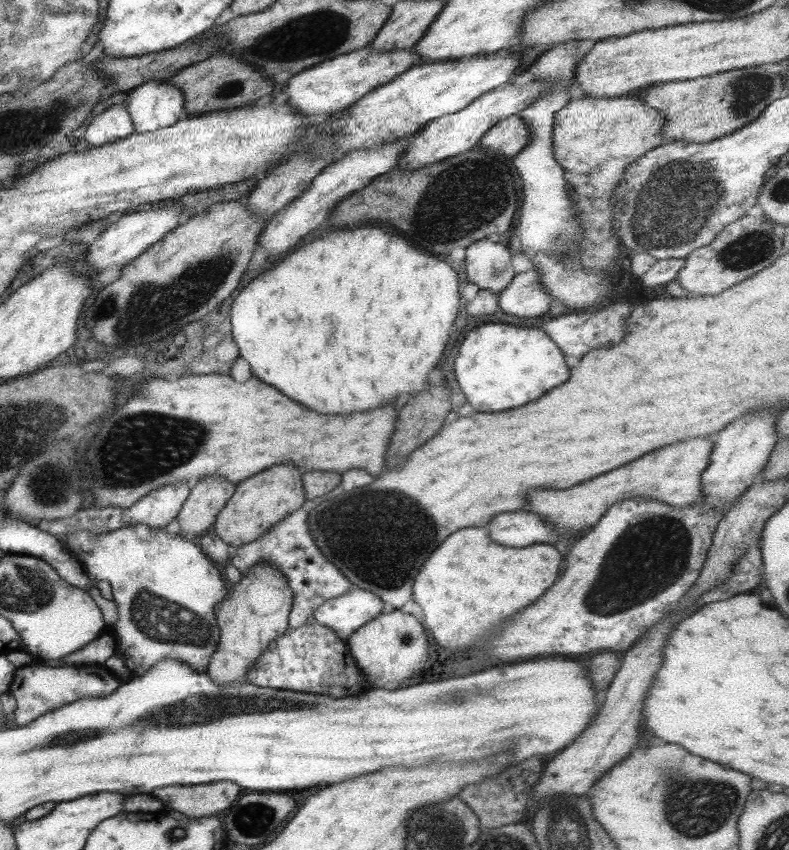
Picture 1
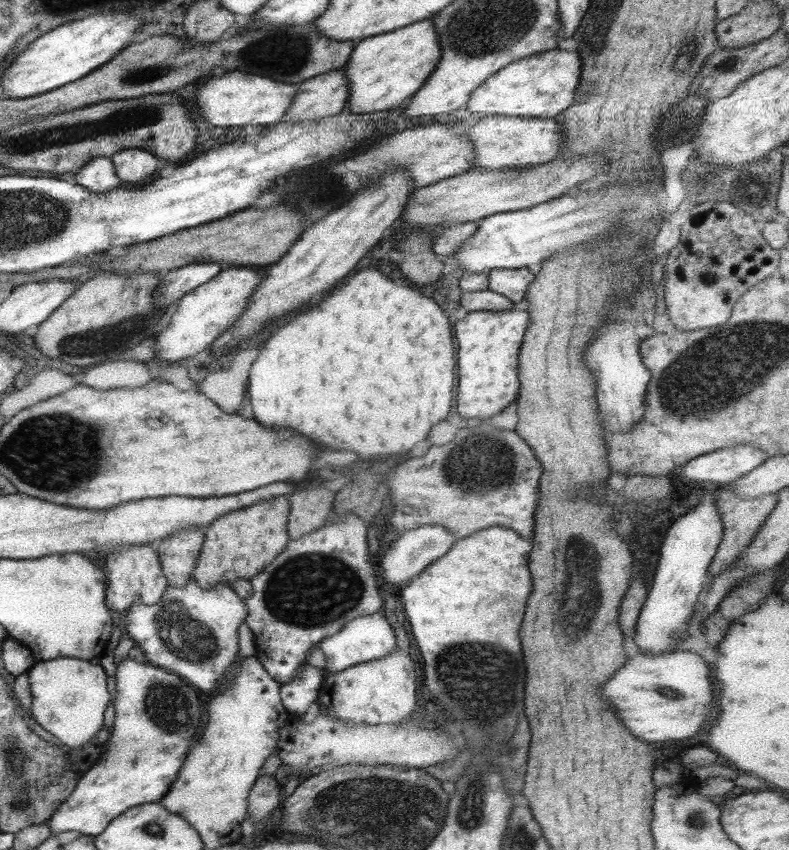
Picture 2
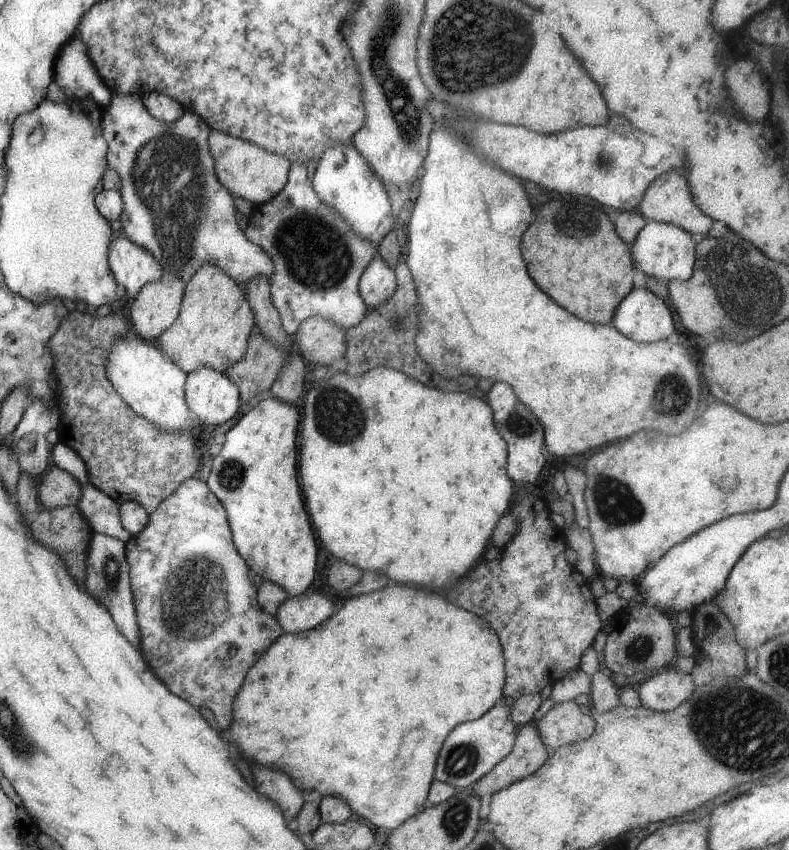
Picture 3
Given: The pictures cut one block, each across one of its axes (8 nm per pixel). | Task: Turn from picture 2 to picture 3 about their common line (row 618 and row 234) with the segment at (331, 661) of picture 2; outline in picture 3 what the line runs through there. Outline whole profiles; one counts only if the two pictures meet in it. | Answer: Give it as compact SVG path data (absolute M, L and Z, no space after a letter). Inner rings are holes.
M335 144L326 148L318 159L314 173L311 185L317 198L327 207L337 211L355 236L377 247L385 234L391 230L393 218L384 186L355 147L352 144Z

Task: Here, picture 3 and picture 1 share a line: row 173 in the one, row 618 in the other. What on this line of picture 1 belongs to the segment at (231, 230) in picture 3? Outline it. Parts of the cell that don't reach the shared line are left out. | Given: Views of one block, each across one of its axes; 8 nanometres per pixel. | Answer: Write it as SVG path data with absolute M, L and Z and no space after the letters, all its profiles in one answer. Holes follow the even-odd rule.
M127 525L126 527L118 528L117 530L109 531L109 533L91 535L89 531L71 532L71 534L65 534L64 548L83 566L87 578L95 583L102 583L107 581L109 583L113 604L117 607L117 620L115 623L110 624L108 631L114 636L116 643L113 656L119 656L120 660L123 661L125 668L129 672L133 672L133 676L141 676L145 674L147 670L153 667L153 664L163 659L175 659L189 665L191 669L197 671L197 673L205 673L211 654L215 652L217 648L220 630L216 624L215 618L215 605L221 603L221 599L227 597L227 591L223 585L223 580L219 572L215 568L213 562L211 562L203 551L198 548L195 541L190 541L180 537L178 534L169 535L163 528L161 529L149 529L147 525Z

